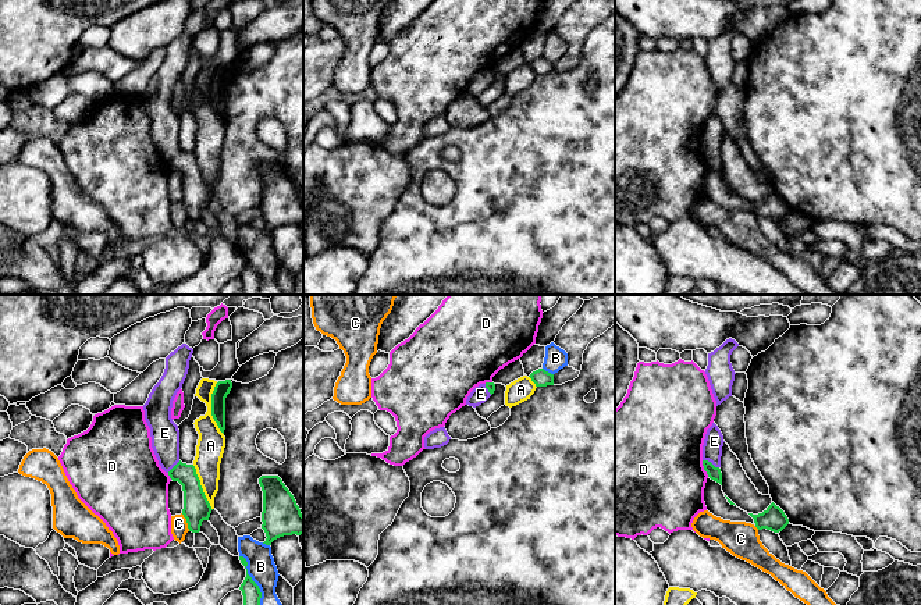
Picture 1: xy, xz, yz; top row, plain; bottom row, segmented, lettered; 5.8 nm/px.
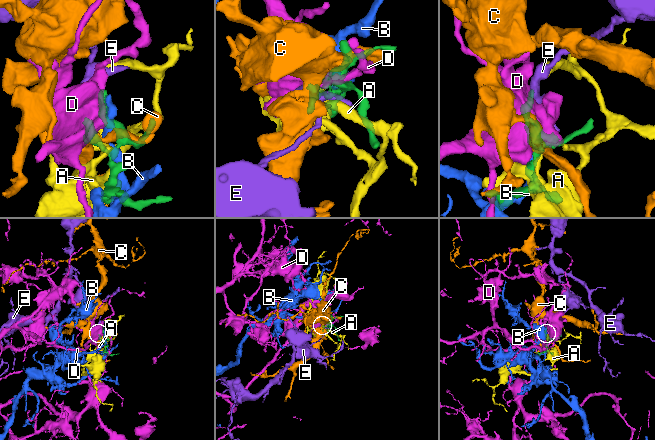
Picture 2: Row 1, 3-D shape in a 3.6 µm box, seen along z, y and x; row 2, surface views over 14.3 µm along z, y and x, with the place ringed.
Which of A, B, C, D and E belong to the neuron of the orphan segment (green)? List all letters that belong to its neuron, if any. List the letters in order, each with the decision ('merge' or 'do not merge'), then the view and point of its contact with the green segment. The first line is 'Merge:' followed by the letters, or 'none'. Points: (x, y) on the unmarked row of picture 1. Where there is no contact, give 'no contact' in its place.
Merge: E
A: do not merge | xy (212, 98)
B: do not merge | xy (252, 269)
C: do not merge | xy (187, 210)
D: do not merge | yz (704, 157)
E: merge | yz (711, 152)

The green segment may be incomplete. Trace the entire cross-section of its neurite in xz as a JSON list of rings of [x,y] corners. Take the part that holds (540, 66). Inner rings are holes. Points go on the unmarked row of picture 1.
[[[544,57],[533,60],[529,65],[536,72],[536,75],[554,74],[554,63],[545,60]]]

